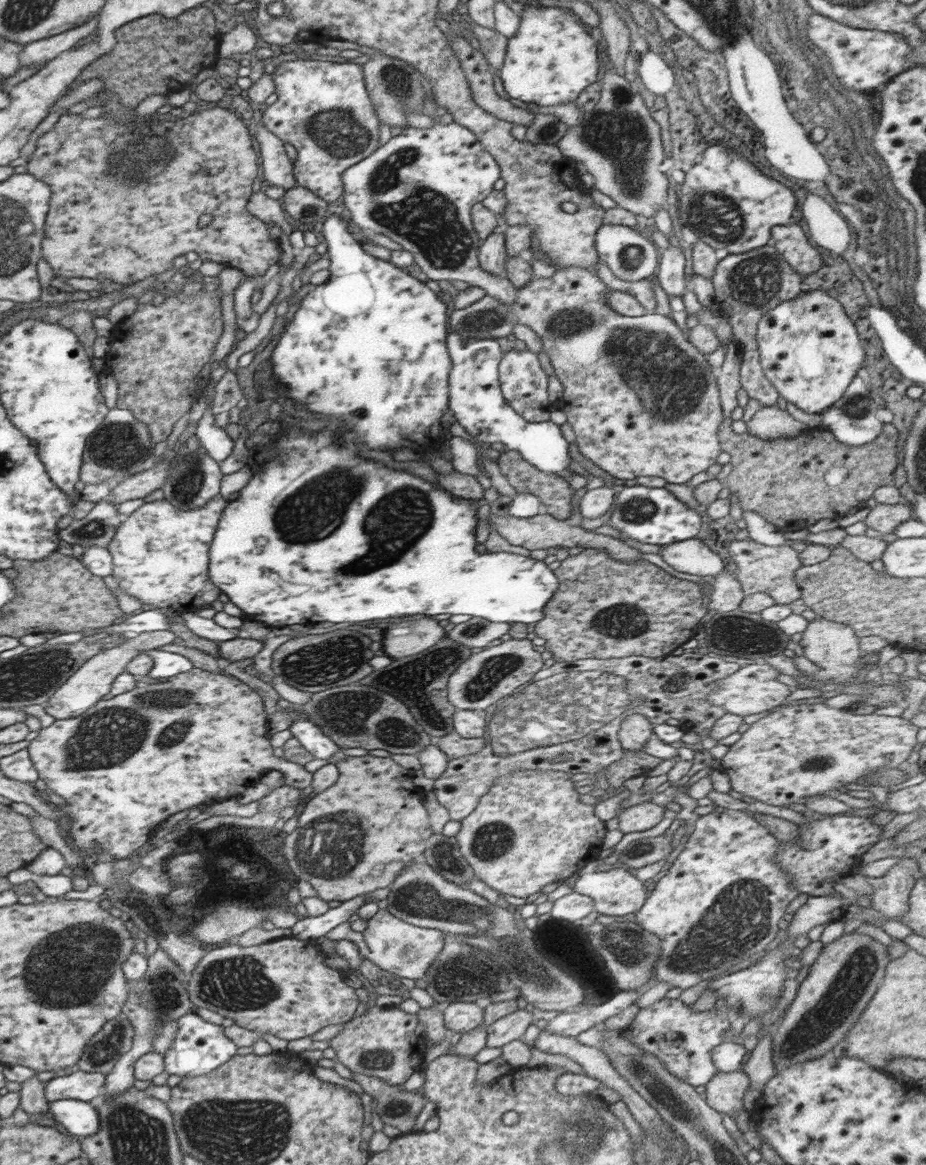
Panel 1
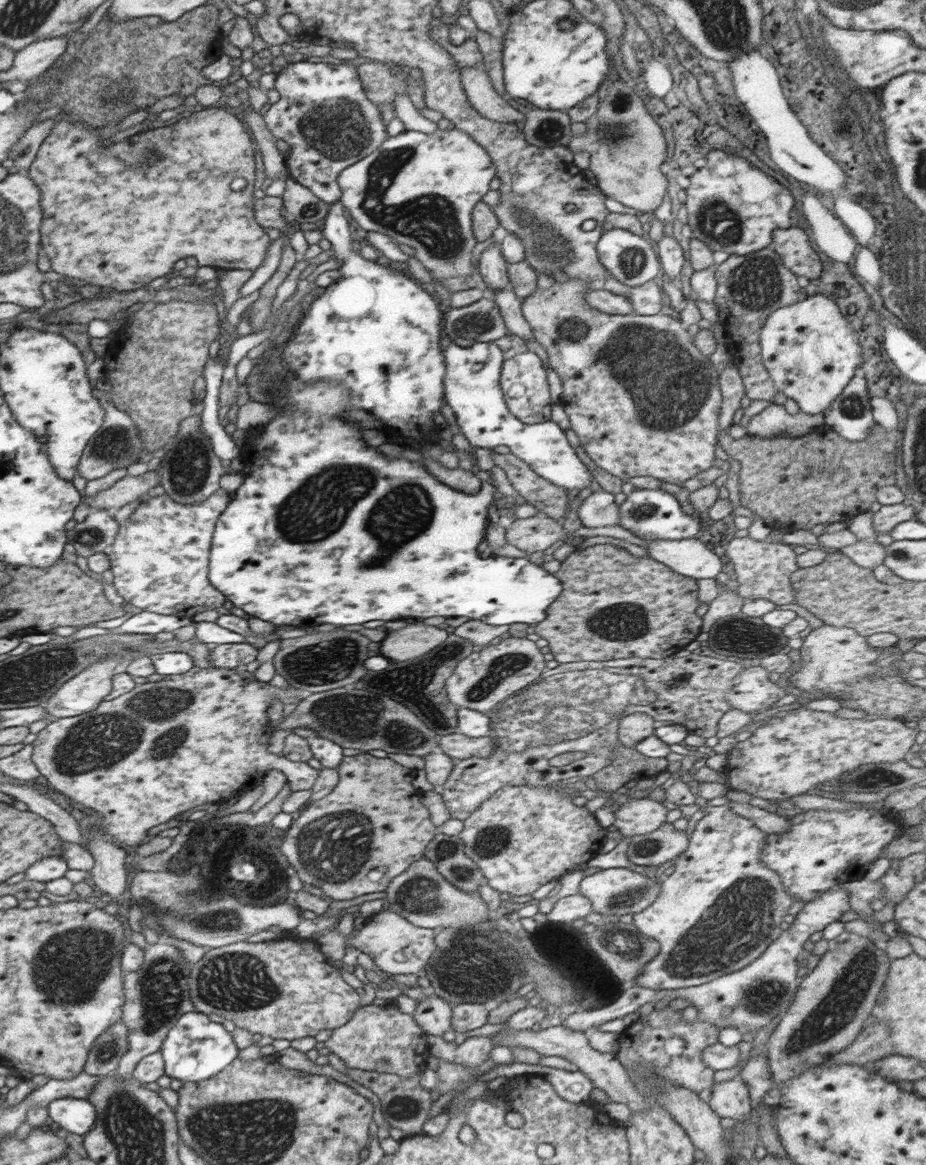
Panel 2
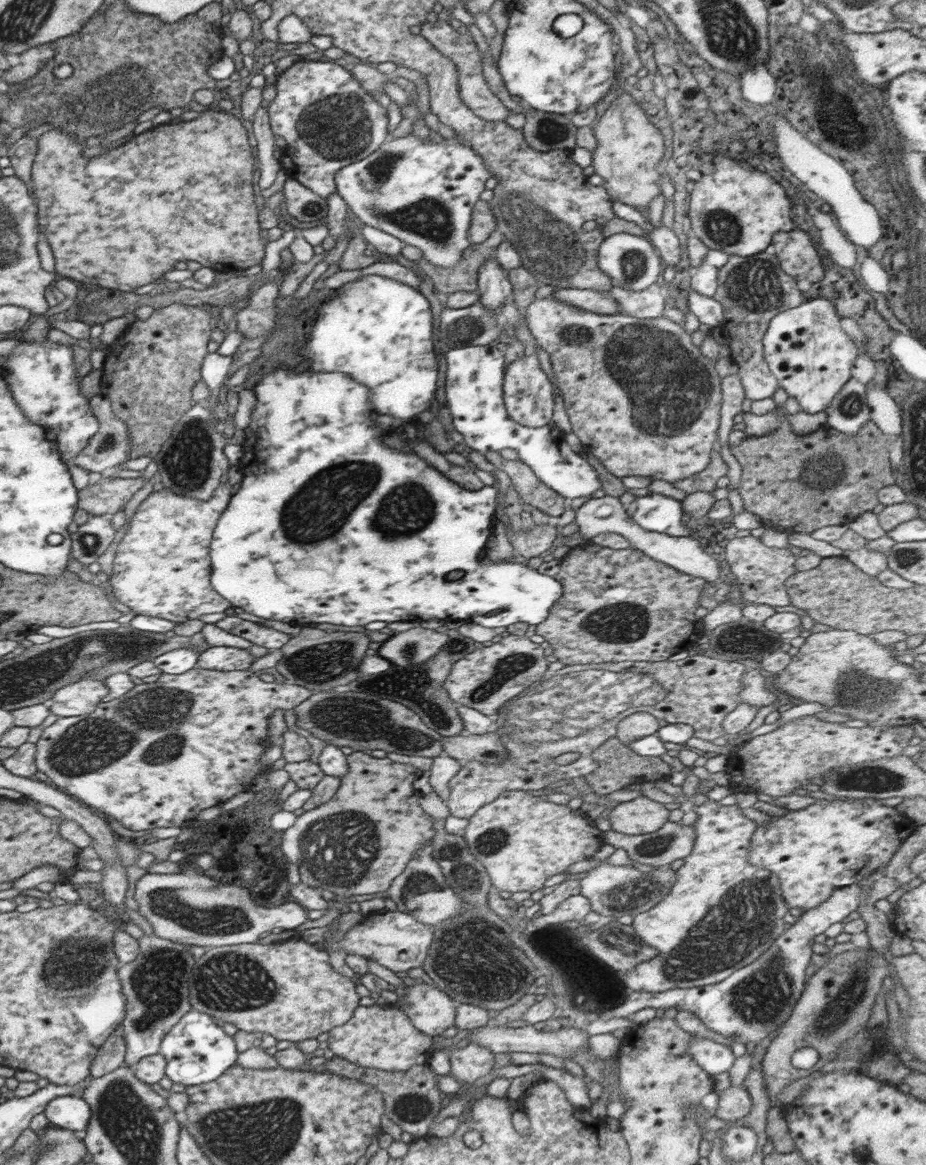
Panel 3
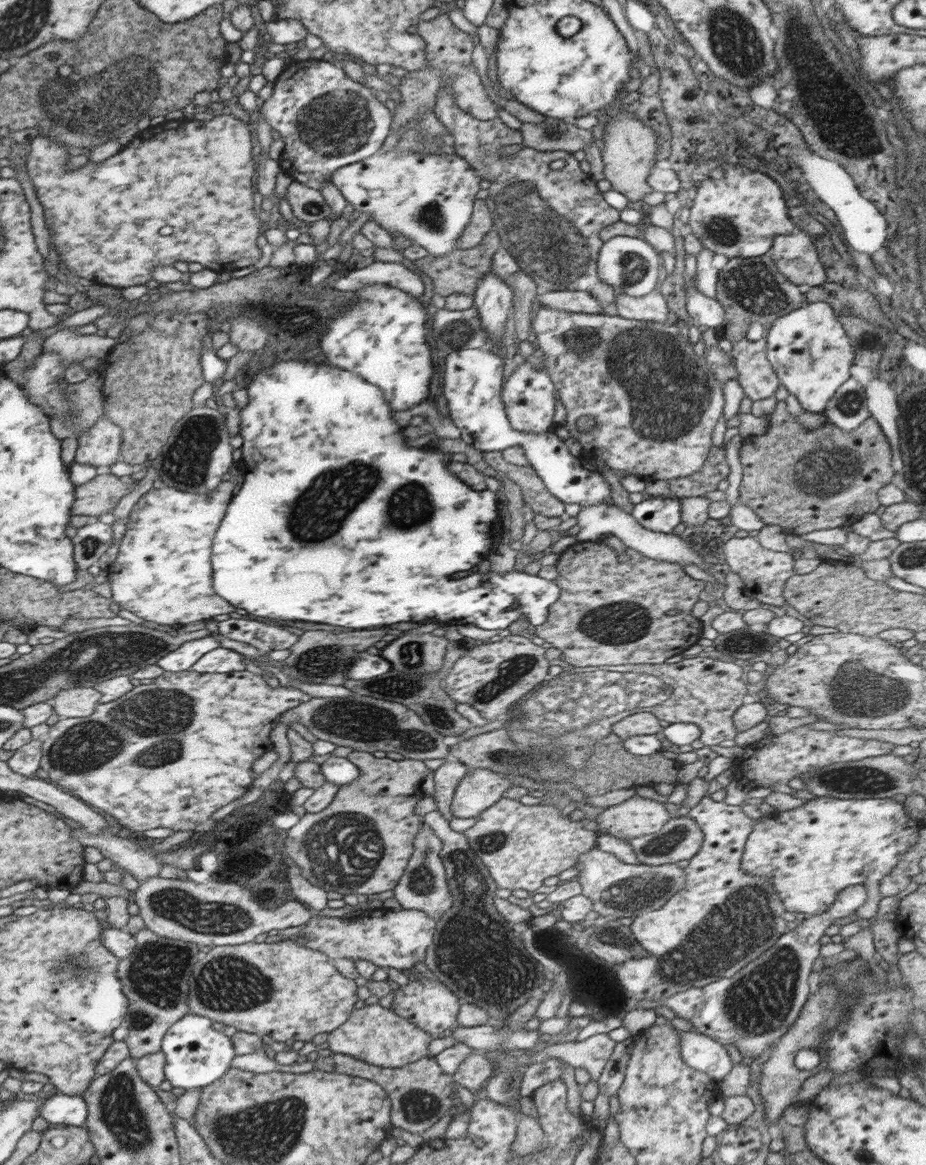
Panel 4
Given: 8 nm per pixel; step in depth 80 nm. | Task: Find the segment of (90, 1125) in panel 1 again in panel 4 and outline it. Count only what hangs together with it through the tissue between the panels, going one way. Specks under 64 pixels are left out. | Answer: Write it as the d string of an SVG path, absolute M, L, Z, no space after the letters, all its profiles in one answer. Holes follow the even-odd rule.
M58 1092L42 1103L39 1116L53 1127L84 1127L87 1122L88 1109L82 1096L68 1096Z

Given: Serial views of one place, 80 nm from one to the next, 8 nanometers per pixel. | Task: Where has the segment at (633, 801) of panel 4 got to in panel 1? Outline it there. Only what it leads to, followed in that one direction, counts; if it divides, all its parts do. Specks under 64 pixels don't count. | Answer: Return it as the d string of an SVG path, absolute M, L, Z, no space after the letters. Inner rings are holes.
M648 800L630 806L622 810L618 816L620 832L628 834L628 832L650 830L664 818L664 811L665 808Z

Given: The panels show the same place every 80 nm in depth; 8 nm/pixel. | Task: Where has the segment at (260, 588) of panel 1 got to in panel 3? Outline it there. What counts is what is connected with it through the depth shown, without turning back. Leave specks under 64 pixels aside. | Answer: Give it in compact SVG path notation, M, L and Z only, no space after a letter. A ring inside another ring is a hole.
M278 368L278 370L270 372L270 375L260 380L260 382L254 386L253 391L255 392L257 401L251 414L250 424L243 430L246 437L241 446L243 455L238 462L238 465L241 467L241 474L243 475L240 482L240 489L236 494L231 496L230 502L226 510L224 510L224 514L222 514L220 520L218 520L213 539L211 540L212 544L210 545L209 554L210 558L212 558L212 588L220 596L223 596L224 599L229 601L231 606L242 608L242 610L250 612L250 614L254 614L254 616L265 618L266 620L280 620L280 622L289 622L298 625L304 624L304 622L320 622L320 624L326 622L326 624L338 624L338 626L340 626L340 624L342 624L342 626L366 626L366 624L370 624L370 622L410 622L410 620L446 620L446 618L450 618L450 620L470 620L470 622L476 622L476 624L486 626L486 628L498 628L507 627L510 626L510 624L516 624L516 622L527 622L528 624L537 626L547 619L550 609L562 596L562 585L560 581L556 580L555 577L538 573L536 569L530 569L530 567L519 562L482 564L482 544L490 538L491 528L496 521L494 509L497 504L495 501L496 488L494 486L485 486L475 491L462 488L459 484L453 483L449 478L446 478L446 476L437 468L434 468L427 460L418 458L416 454L406 454L406 452L388 448L388 446L382 442L384 430L382 430L380 424L374 420L374 410L372 410L372 405L368 402L368 400L370 400L370 388L364 388L364 384L356 384L354 378L350 378L350 376L342 374L342 372L332 372L332 374L330 374L330 372L308 372L308 370L306 370L306 372L296 372L294 368L292 368L292 370L288 370L288 368ZM402 454L406 454L406 456L402 456ZM304 484L306 484L306 486L304 486ZM390 498L392 498L392 500L390 500ZM388 502L390 502L390 504L388 504ZM388 510L390 510L392 514L390 514ZM252 536L254 536L254 538L252 538ZM332 542L336 542L336 548L334 548L334 550L338 550L338 552L334 552L334 554L340 554L340 558L348 558L348 560L290 560L290 558L294 558L294 556L290 554L290 548L292 548L292 546L298 548L298 554L302 554L300 558L310 558L308 554L312 554L312 552L310 552L312 548L316 550L316 548L320 548L322 544L332 544ZM306 550L308 550L308 552L306 552ZM342 554L344 554L344 556L342 556ZM290 562L294 562L294 564L290 564ZM336 562L340 564L340 566L338 566L338 572L336 572ZM290 566L296 566L296 572L290 572L290 570L288 570ZM462 572L466 572L466 574L462 576ZM444 582L446 582L446 584L444 584ZM270 614L272 614L272 618L270 618Z

